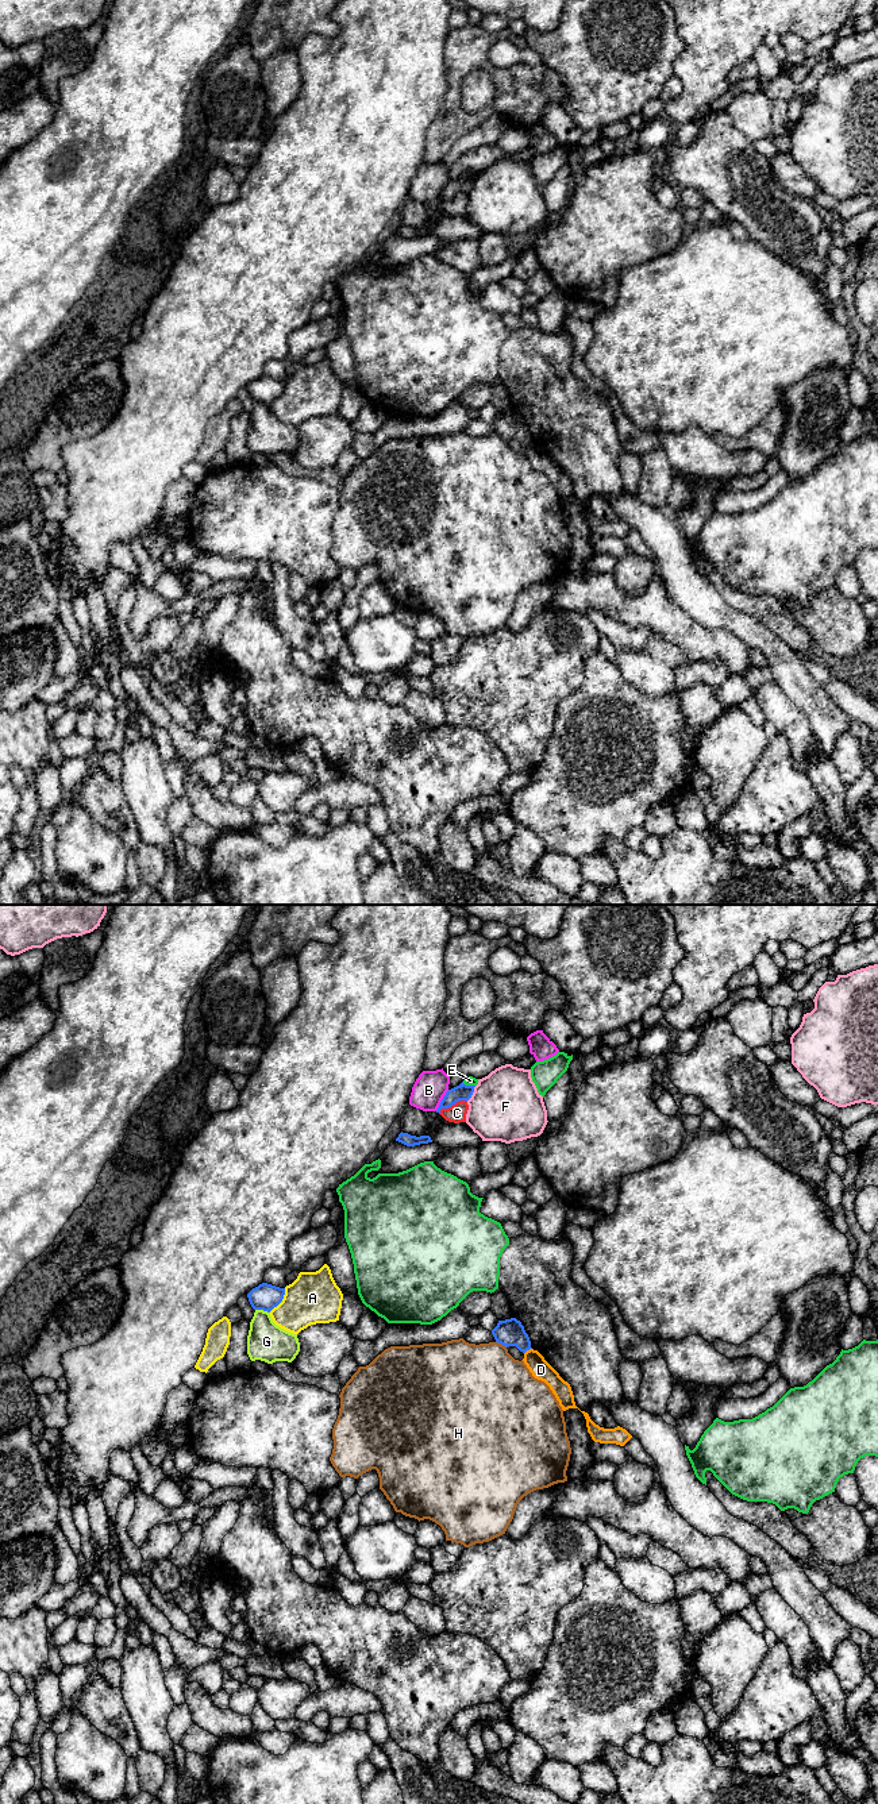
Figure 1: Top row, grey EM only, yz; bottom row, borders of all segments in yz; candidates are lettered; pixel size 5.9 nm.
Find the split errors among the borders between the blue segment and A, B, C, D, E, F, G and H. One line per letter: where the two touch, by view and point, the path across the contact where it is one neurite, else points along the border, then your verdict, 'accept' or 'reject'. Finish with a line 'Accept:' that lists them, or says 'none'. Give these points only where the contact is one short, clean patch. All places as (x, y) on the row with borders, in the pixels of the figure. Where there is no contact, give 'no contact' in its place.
A: yz (281, 1301) | reject
B: yz (442, 1101) | reject
C: yz (451, 1105) | reject
D: yz (527, 1349) | along yz (531, 1348), (524, 1353) | reject
E: yz (469, 1086) | reject
F: yz (472, 1094) | reject
G: yz (262, 1309) | along yz (255, 1309), (269, 1313) | reject
H: yz (501, 1344) | reject
Accept: none

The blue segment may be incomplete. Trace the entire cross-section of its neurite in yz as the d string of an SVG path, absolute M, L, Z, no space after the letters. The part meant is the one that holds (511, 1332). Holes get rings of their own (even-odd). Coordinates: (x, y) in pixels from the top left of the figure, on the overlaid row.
M516 1318L498 1321L497 1326L492 1330L496 1342L508 1346L516 1346L520 1352L525 1353L531 1348L531 1341L524 1330L524 1326Z

